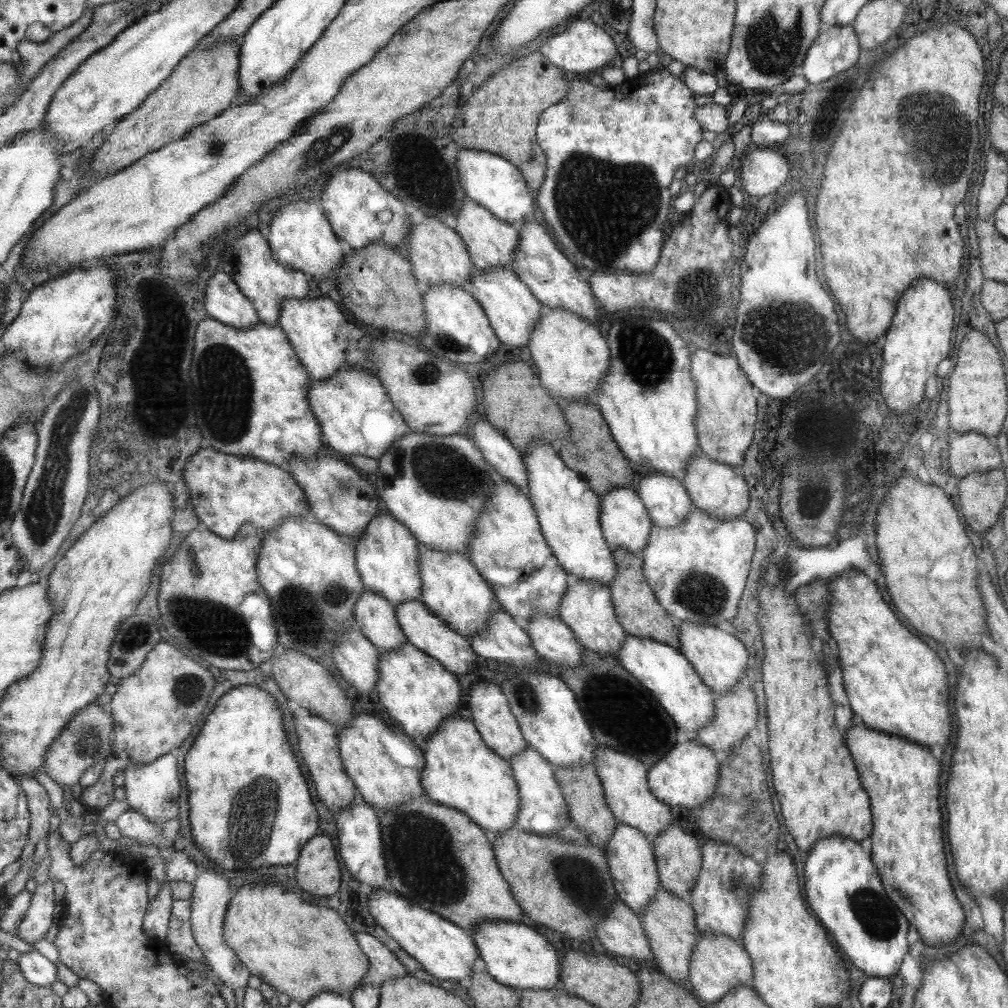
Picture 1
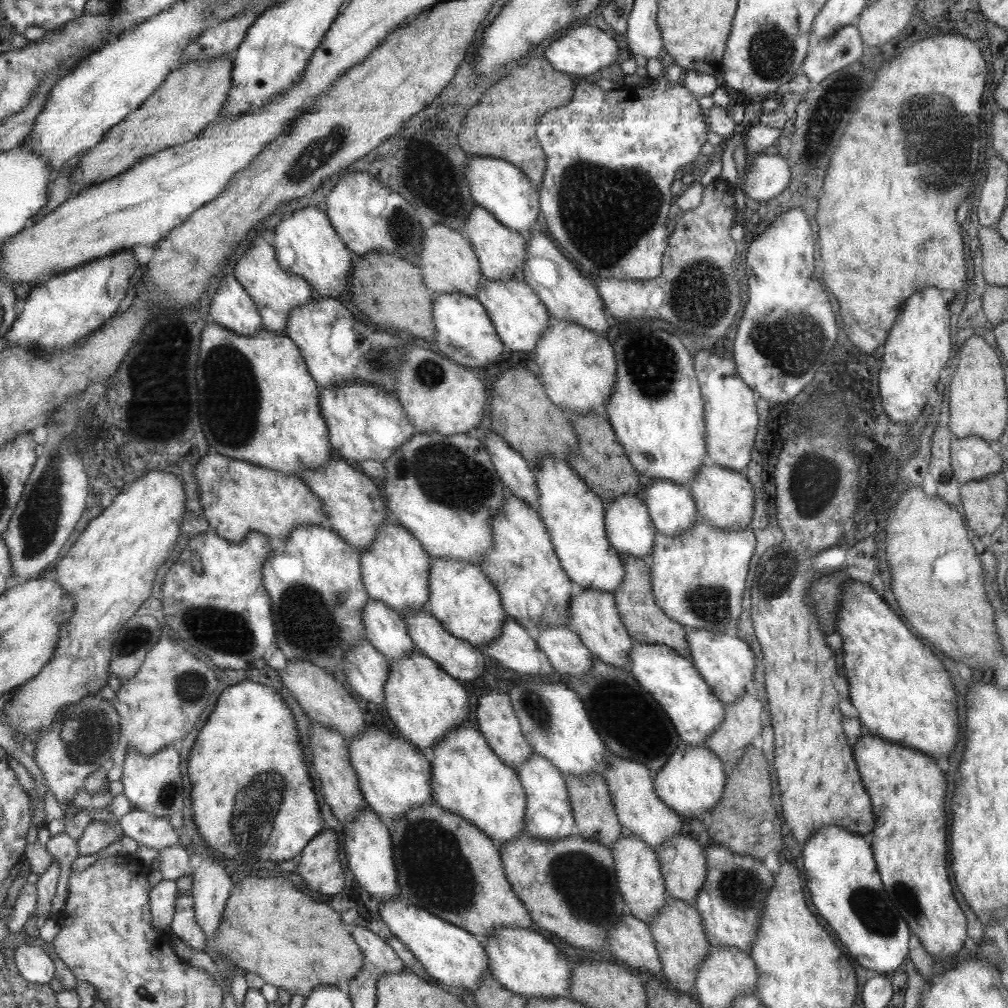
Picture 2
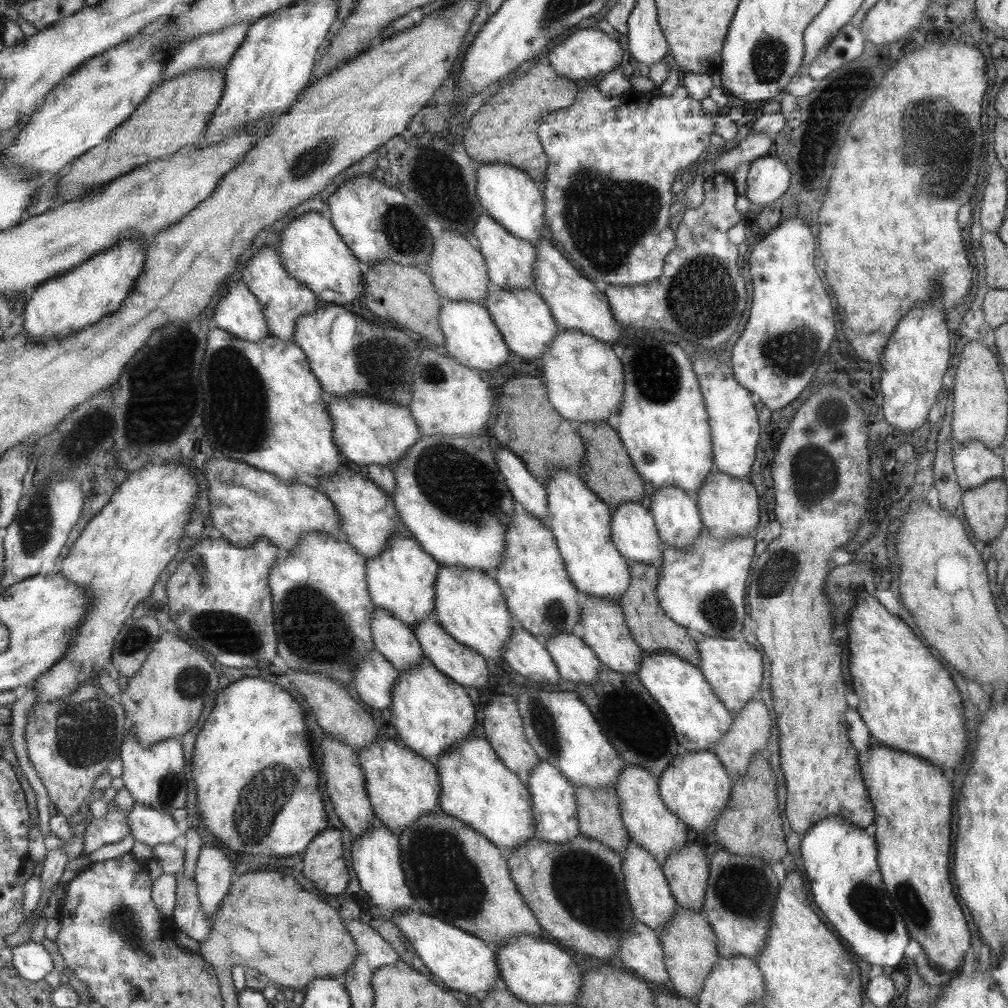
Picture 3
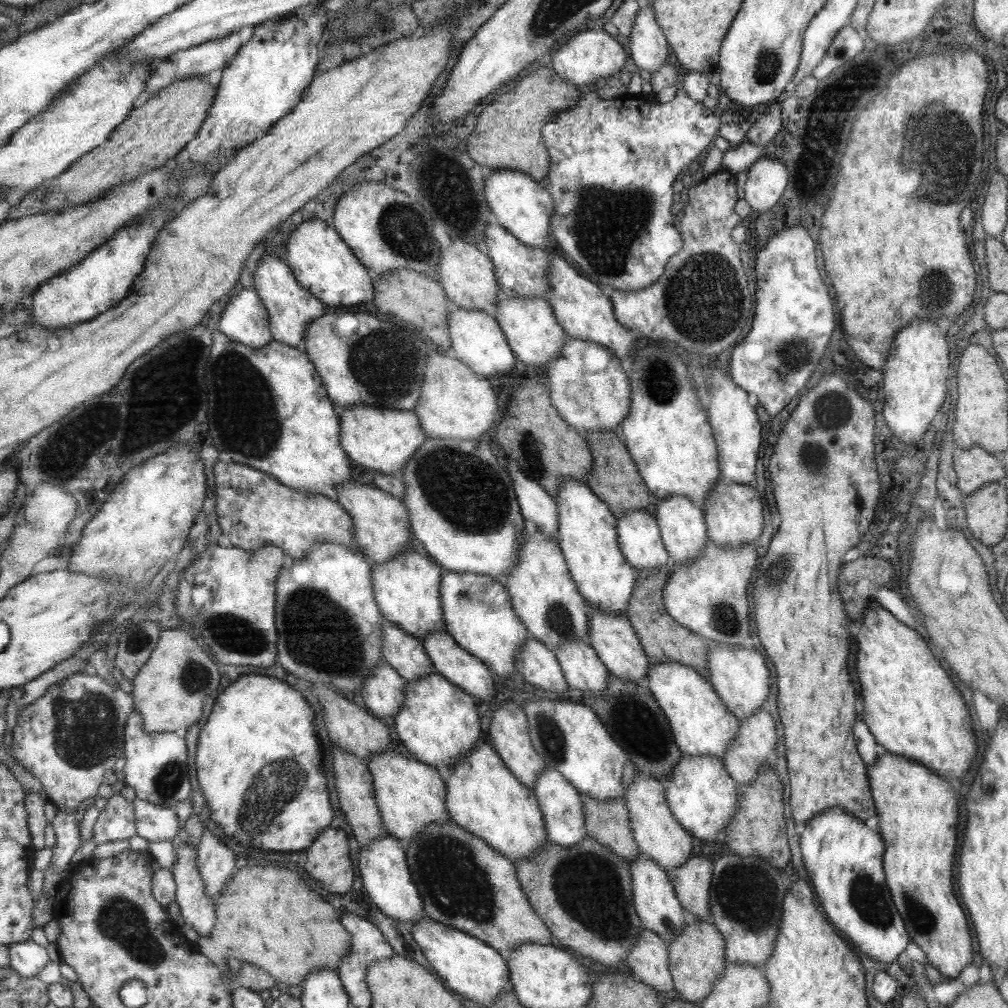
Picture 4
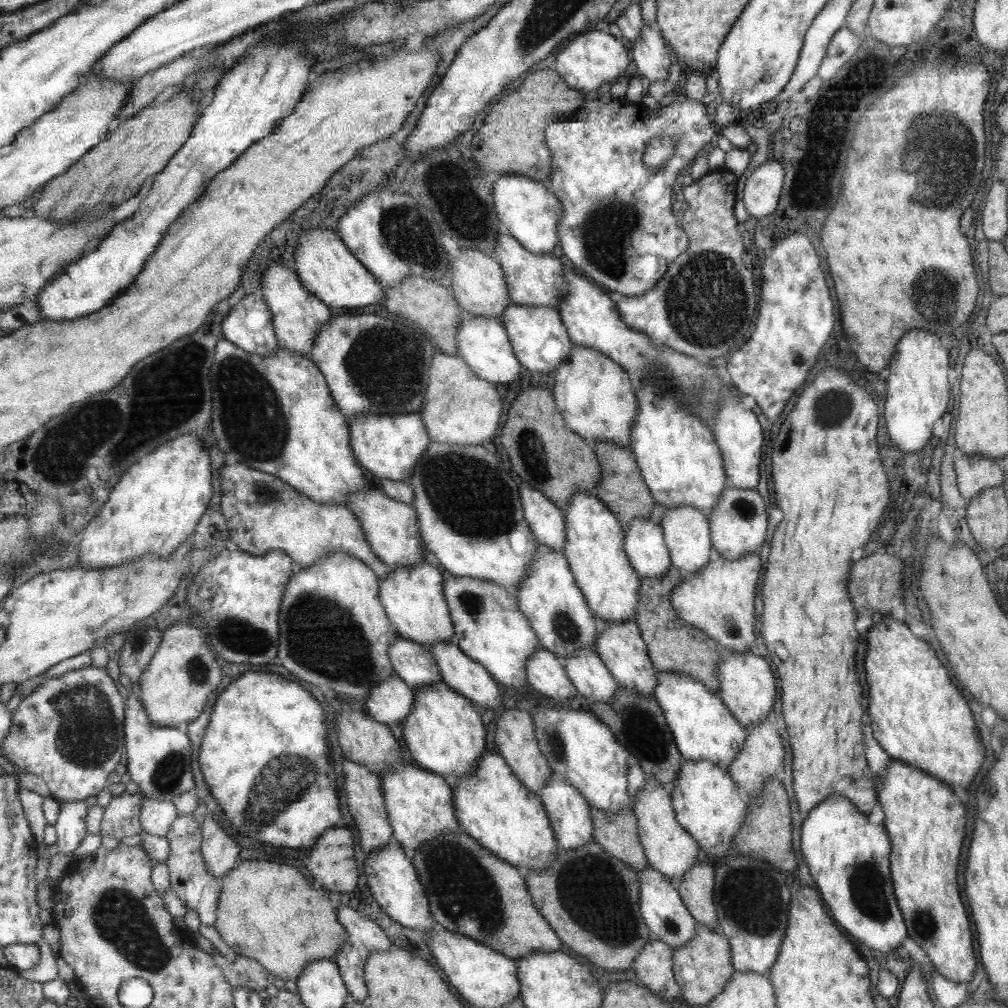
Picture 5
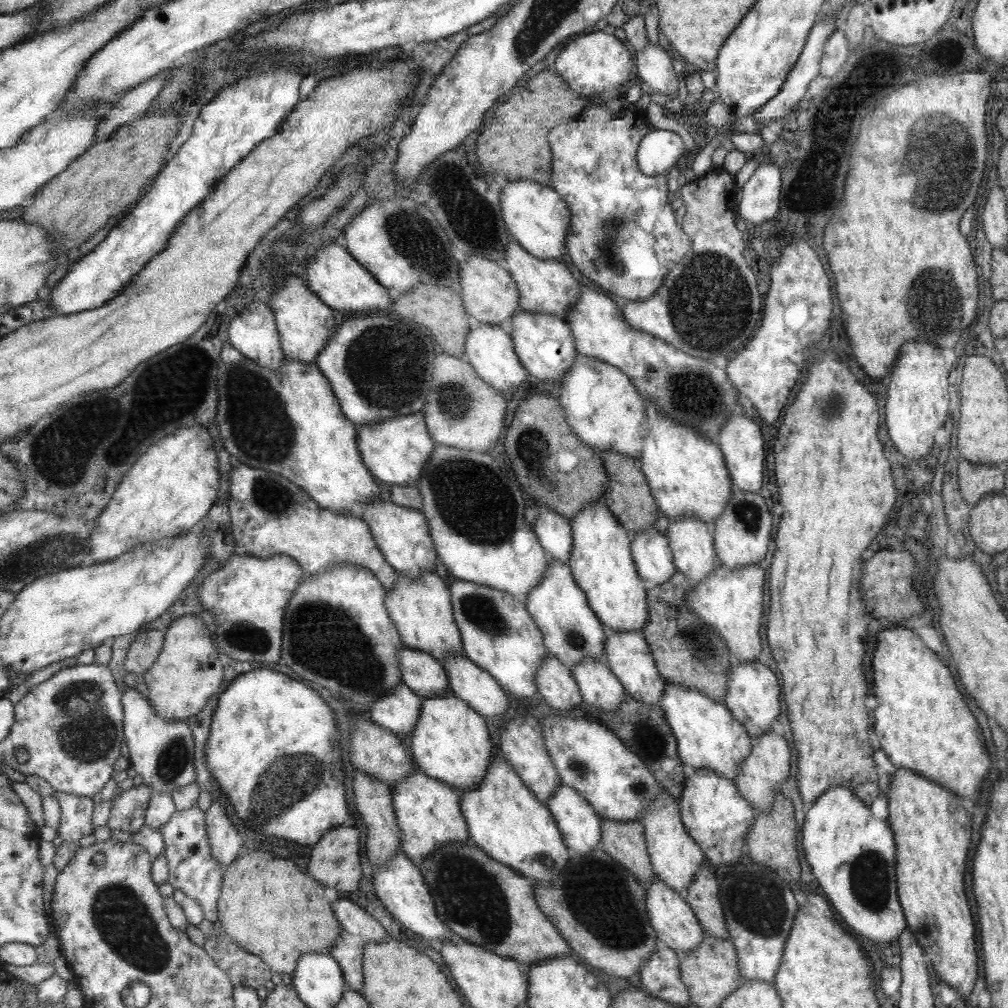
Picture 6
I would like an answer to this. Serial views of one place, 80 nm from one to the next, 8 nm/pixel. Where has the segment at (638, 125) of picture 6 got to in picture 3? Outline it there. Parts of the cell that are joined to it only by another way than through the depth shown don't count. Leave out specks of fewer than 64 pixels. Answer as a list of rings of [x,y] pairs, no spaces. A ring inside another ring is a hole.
[[[588,86],[579,89],[572,106],[549,114],[545,118],[545,122],[541,124],[541,128],[538,129],[538,134],[544,153],[549,158],[542,188],[546,200],[545,218],[546,225],[549,227],[548,236],[556,241],[566,254],[569,254],[570,260],[582,270],[587,278],[621,286],[637,286],[655,281],[661,274],[661,268],[664,268],[666,257],[676,248],[676,234],[669,232],[669,212],[667,212],[671,206],[671,198],[673,198],[671,184],[675,184],[673,182],[675,172],[681,168],[688,168],[691,162],[695,163],[697,156],[705,150],[705,146],[709,144],[709,136],[713,134],[713,118],[703,114],[703,110],[699,108],[699,101],[693,99],[682,86],[678,86],[667,97],[661,95],[657,87],[650,91],[635,91],[630,88],[617,96],[605,96],[596,87]]]

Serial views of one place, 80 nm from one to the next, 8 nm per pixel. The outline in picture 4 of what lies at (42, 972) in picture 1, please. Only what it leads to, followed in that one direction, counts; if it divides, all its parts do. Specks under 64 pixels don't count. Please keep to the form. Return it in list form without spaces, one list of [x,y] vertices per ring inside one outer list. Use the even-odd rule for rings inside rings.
[[[33,941],[13,943],[7,947],[10,966],[27,978],[37,977],[50,961],[45,947]]]

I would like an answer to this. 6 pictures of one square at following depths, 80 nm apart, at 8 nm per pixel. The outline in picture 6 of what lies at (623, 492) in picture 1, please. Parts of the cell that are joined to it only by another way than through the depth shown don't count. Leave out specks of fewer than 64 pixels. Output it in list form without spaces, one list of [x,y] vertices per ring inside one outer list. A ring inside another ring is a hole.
[[[653,527],[631,535],[632,560],[644,587],[653,589],[668,582],[677,572],[668,538]]]

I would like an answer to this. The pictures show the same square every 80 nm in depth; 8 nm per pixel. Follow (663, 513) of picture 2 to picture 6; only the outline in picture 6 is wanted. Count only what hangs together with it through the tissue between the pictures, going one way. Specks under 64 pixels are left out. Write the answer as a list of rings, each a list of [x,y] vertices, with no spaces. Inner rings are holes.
[[[681,517],[677,521],[669,520],[666,530],[676,570],[693,584],[708,577],[715,568],[714,538],[707,532],[706,525],[693,517]]]

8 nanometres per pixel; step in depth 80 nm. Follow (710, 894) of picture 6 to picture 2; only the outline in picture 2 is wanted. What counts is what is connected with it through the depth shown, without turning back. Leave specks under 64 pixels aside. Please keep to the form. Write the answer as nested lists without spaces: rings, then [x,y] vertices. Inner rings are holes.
[[[675,835],[654,851],[668,896],[695,904],[708,870],[701,846],[691,837]]]

